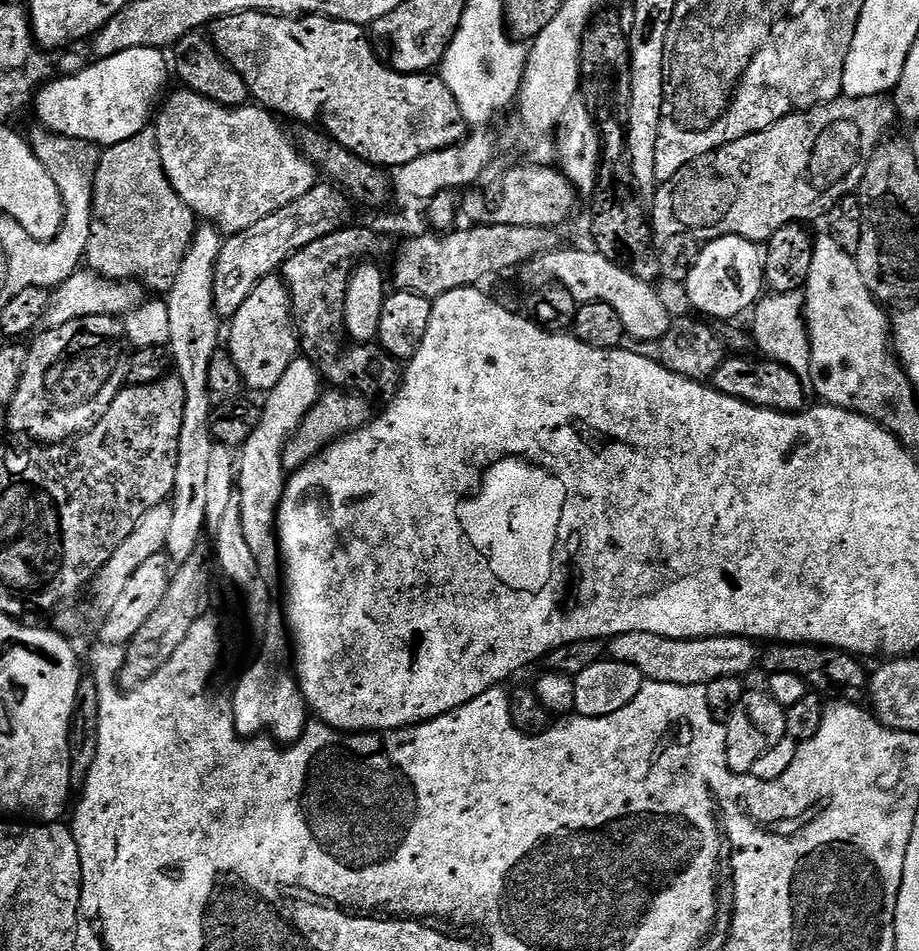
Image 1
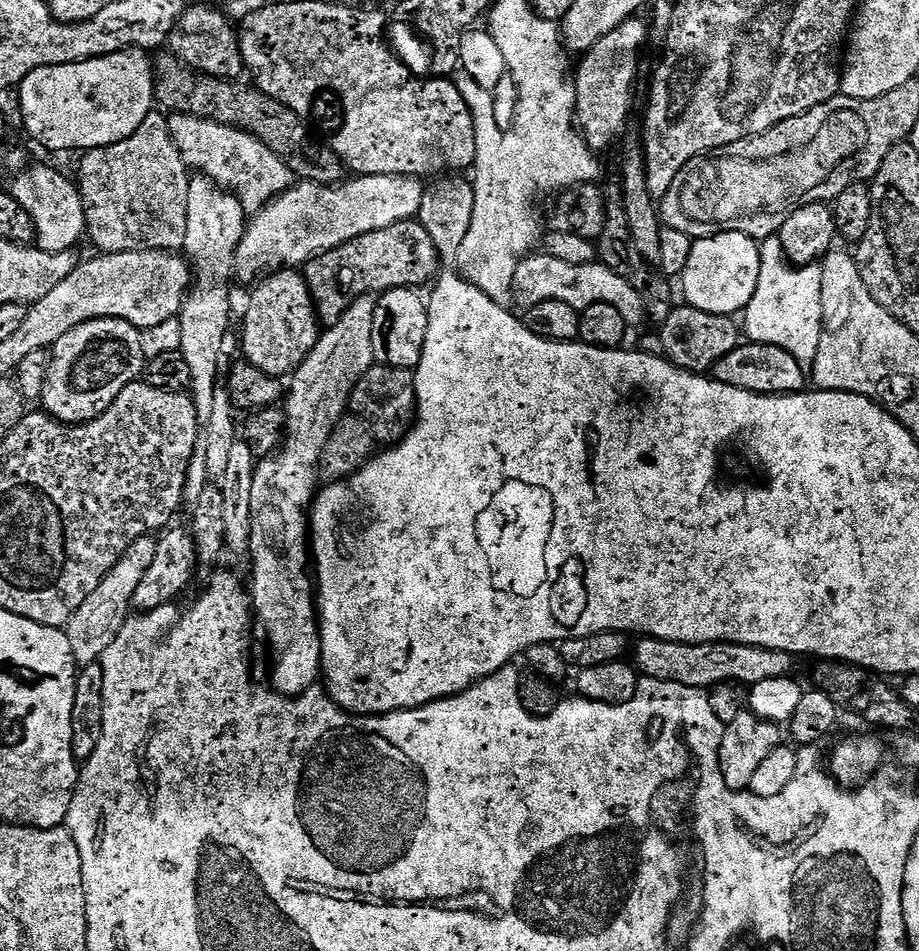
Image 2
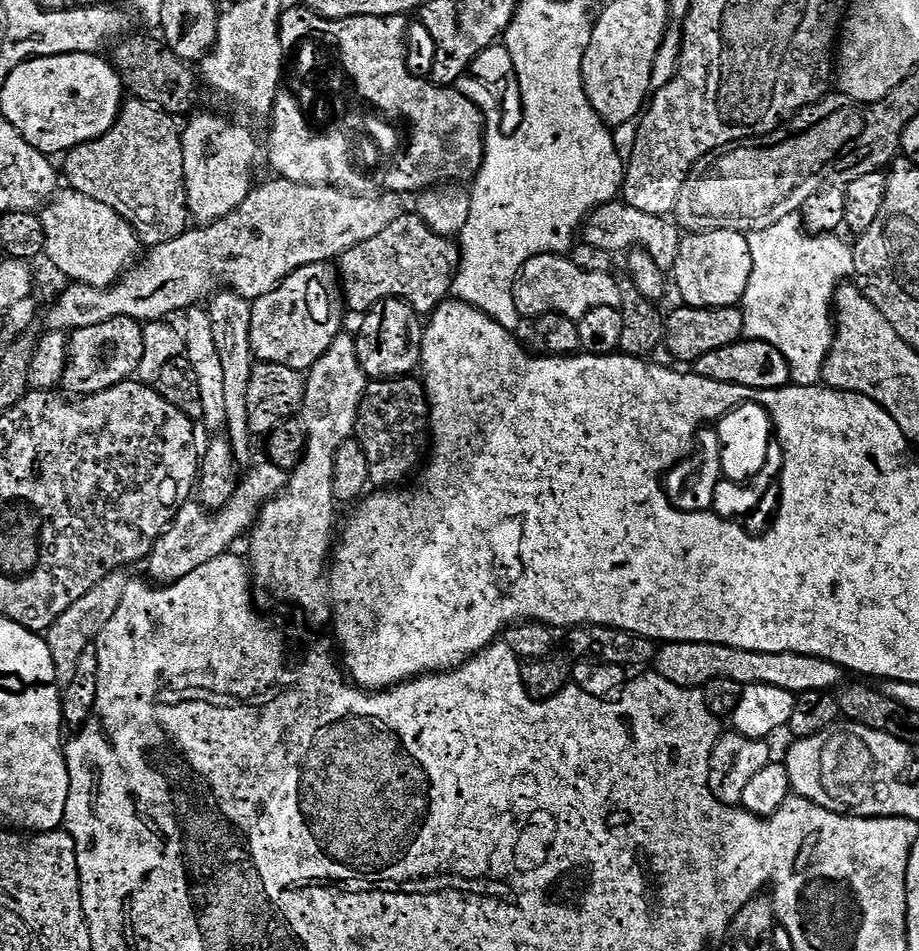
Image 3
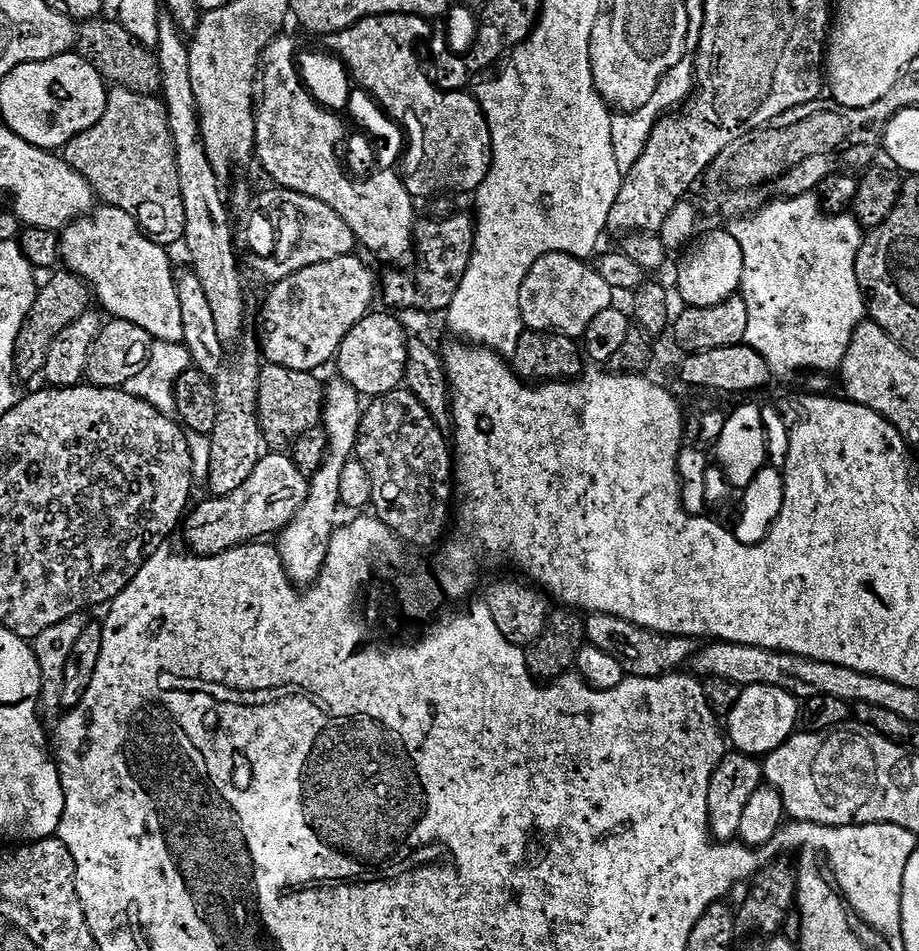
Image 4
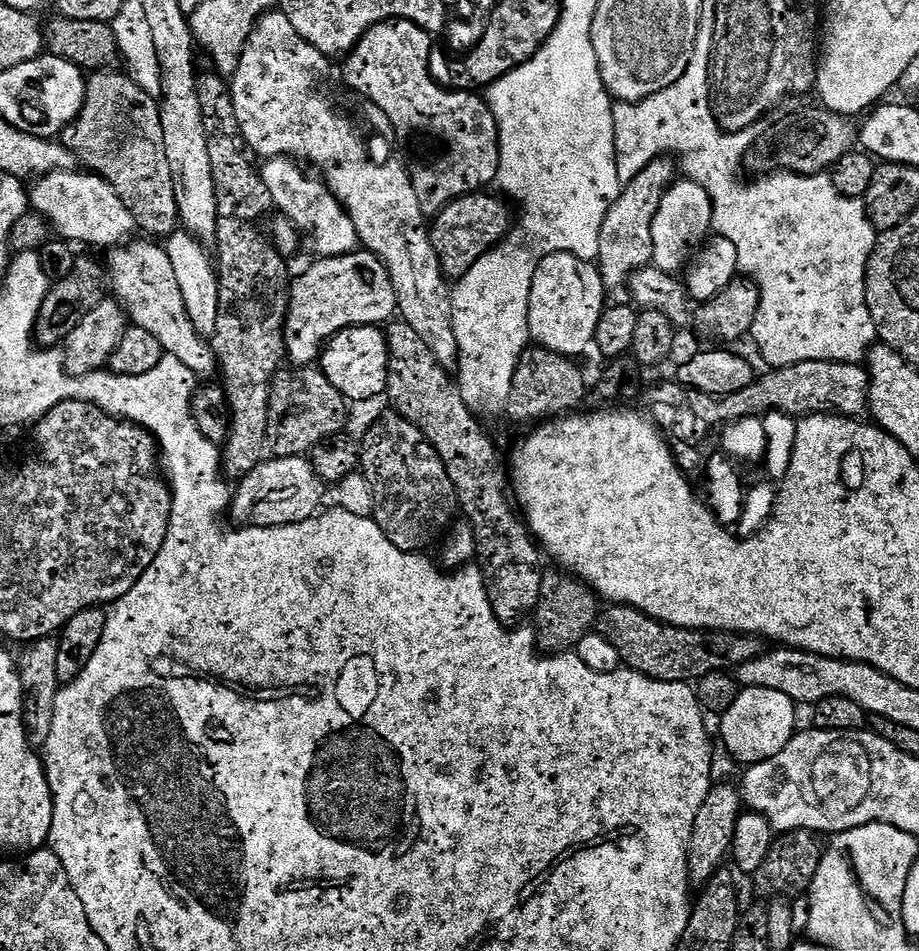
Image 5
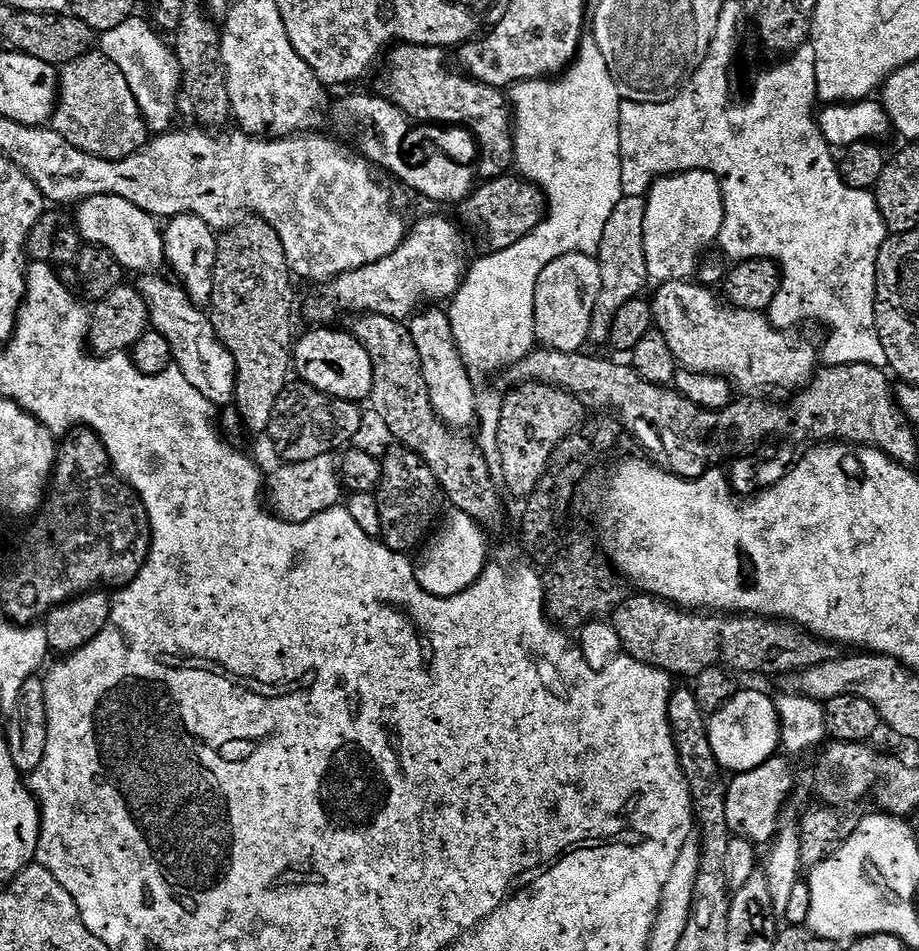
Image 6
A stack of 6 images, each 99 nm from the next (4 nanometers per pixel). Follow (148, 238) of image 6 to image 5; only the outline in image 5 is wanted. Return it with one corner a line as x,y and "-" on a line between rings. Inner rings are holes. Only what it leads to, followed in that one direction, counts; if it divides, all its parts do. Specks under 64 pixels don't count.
84,170
51,172
49,176
39,177
33,184
36,185
30,188
31,211
45,216
57,237
76,244
97,244
100,248
111,250
123,245
131,237
128,235
137,231
132,211
101,176

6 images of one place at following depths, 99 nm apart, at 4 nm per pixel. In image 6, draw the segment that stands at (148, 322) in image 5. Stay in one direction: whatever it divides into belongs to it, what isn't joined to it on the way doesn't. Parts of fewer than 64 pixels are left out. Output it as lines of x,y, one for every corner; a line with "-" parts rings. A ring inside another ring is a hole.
144,274
139,277
140,281
138,281
140,293
143,294
148,304
151,327
160,332
162,338
166,338
166,342
170,342
175,367
179,368
182,374
186,374
190,386
194,386
194,390
198,390
198,394
202,394
202,398
206,398
209,405
231,405
236,398
236,362
230,350
224,348
218,334
215,333
214,326
209,320
209,313
197,307
179,283
171,284
162,277
163,275
160,274

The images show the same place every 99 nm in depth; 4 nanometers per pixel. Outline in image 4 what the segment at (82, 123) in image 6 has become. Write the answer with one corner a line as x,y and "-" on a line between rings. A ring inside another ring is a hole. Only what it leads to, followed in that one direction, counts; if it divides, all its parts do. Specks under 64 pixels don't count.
113,87
108,93
106,110
90,130
82,130
70,142
64,145
62,155
71,166
88,183
97,197
105,205
118,210
126,210
136,219
140,229
155,244
165,246
179,245
186,230
186,206
182,206
182,186
178,178
175,144
171,138
167,120
167,110
163,99
156,96
134,94
134,90

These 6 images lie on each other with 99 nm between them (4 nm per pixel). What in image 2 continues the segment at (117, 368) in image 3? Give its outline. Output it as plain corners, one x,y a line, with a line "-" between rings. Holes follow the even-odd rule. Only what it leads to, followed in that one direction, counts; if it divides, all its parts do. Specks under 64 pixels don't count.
106,318
79,324
52,345
39,403
51,419
65,426
98,420
118,394
141,375
145,363
141,329
130,322

